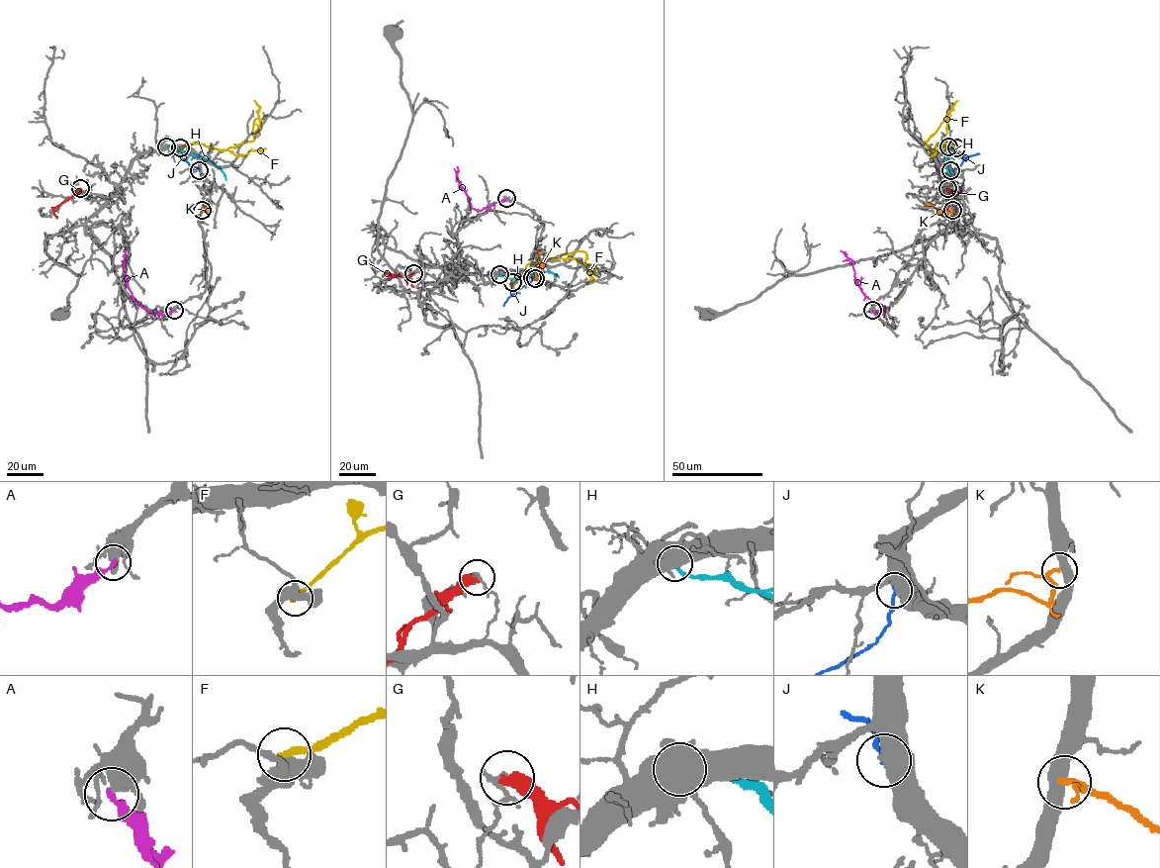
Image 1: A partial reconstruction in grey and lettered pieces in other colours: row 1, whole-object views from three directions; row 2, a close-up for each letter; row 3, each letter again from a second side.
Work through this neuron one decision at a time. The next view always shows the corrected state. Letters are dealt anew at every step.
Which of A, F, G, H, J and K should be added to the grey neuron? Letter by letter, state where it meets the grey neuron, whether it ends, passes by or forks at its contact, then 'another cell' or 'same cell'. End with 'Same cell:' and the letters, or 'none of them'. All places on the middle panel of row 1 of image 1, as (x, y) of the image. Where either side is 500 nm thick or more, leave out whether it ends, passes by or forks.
A: (506, 198) | it ends | another cell
F: (512, 282) | it ends | another cell
G: (413, 273) | it ends | another cell
H: (499, 274) | another cell
J: (532, 277) | another cell
K: (535, 278) | it ends | another cell
Same cell: none of them

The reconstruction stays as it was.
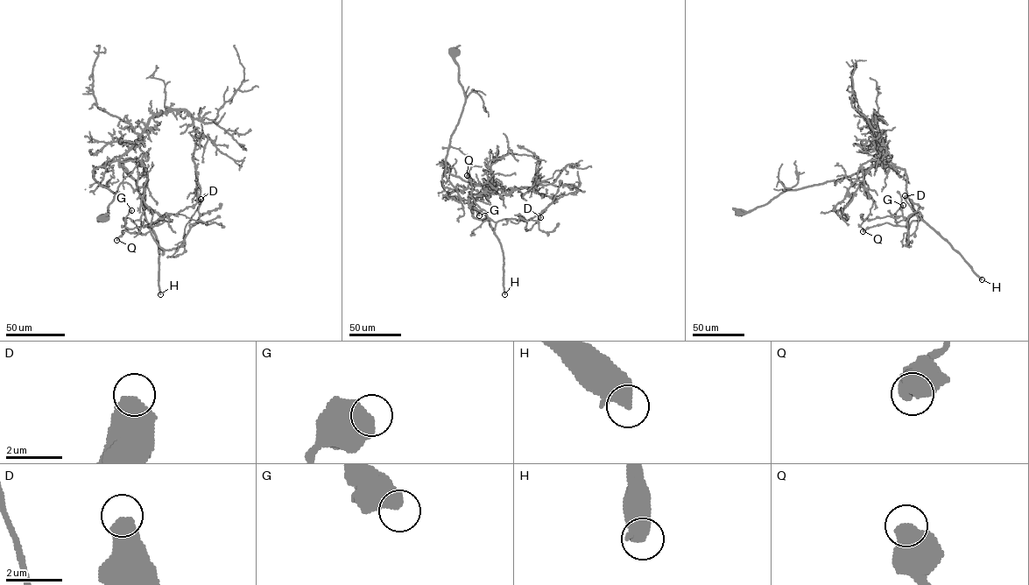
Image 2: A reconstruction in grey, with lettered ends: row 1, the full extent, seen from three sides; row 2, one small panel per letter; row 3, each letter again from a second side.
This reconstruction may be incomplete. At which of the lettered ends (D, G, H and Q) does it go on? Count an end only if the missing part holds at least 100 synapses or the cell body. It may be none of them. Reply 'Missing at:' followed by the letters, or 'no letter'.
Missing at: H

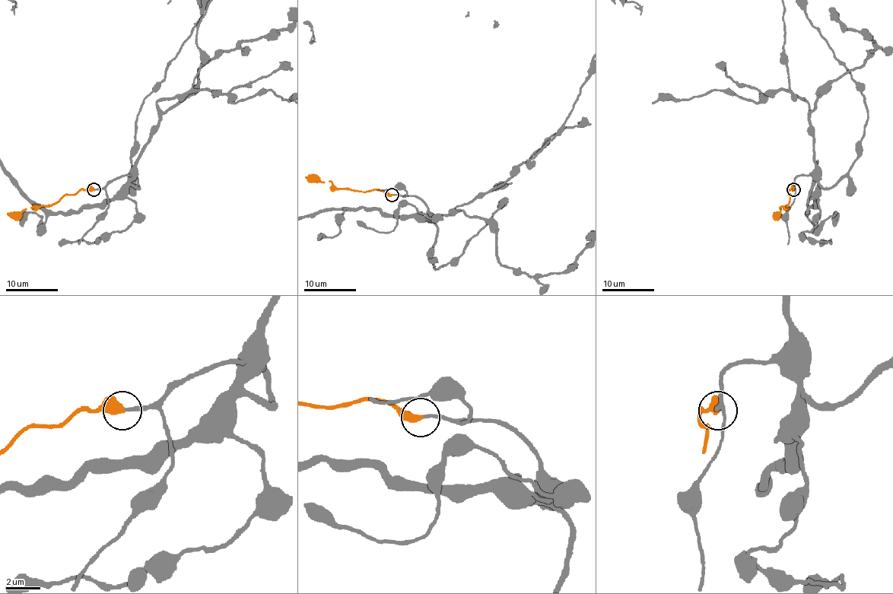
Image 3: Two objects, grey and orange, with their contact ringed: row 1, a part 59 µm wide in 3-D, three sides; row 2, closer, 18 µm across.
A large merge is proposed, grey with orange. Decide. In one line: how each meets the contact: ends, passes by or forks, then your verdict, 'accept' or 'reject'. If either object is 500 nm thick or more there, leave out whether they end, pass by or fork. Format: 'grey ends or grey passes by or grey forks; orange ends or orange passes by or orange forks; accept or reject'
accept

